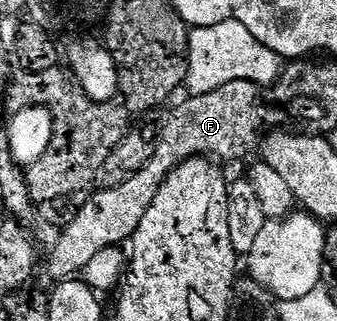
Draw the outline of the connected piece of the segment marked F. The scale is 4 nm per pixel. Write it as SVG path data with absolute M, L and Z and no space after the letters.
M228 81L212 93L190 95L166 119L153 140L148 161L135 175L115 187L95 190L74 211L72 218L57 233L58 241L46 261L46 269L53 281L73 278L83 272L93 257L102 250L125 244L136 233L144 213L152 205L163 181L185 159L209 157L211 160L238 159L246 147L254 143L262 123L270 119L270 111L258 96L259 84L248 81Z

